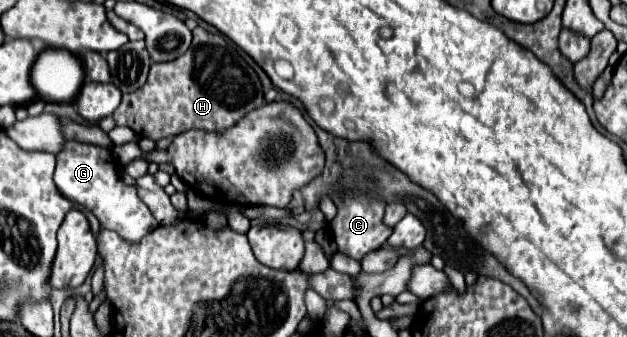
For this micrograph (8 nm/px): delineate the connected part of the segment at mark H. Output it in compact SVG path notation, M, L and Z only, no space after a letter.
M200 26L192 34L192 46L186 54L178 56L178 60L152 64L146 84L122 96L122 104L112 114L116 126L128 126L136 136L158 142L192 128L208 132L228 130L248 112L264 104L260 78L240 56L232 40Z

